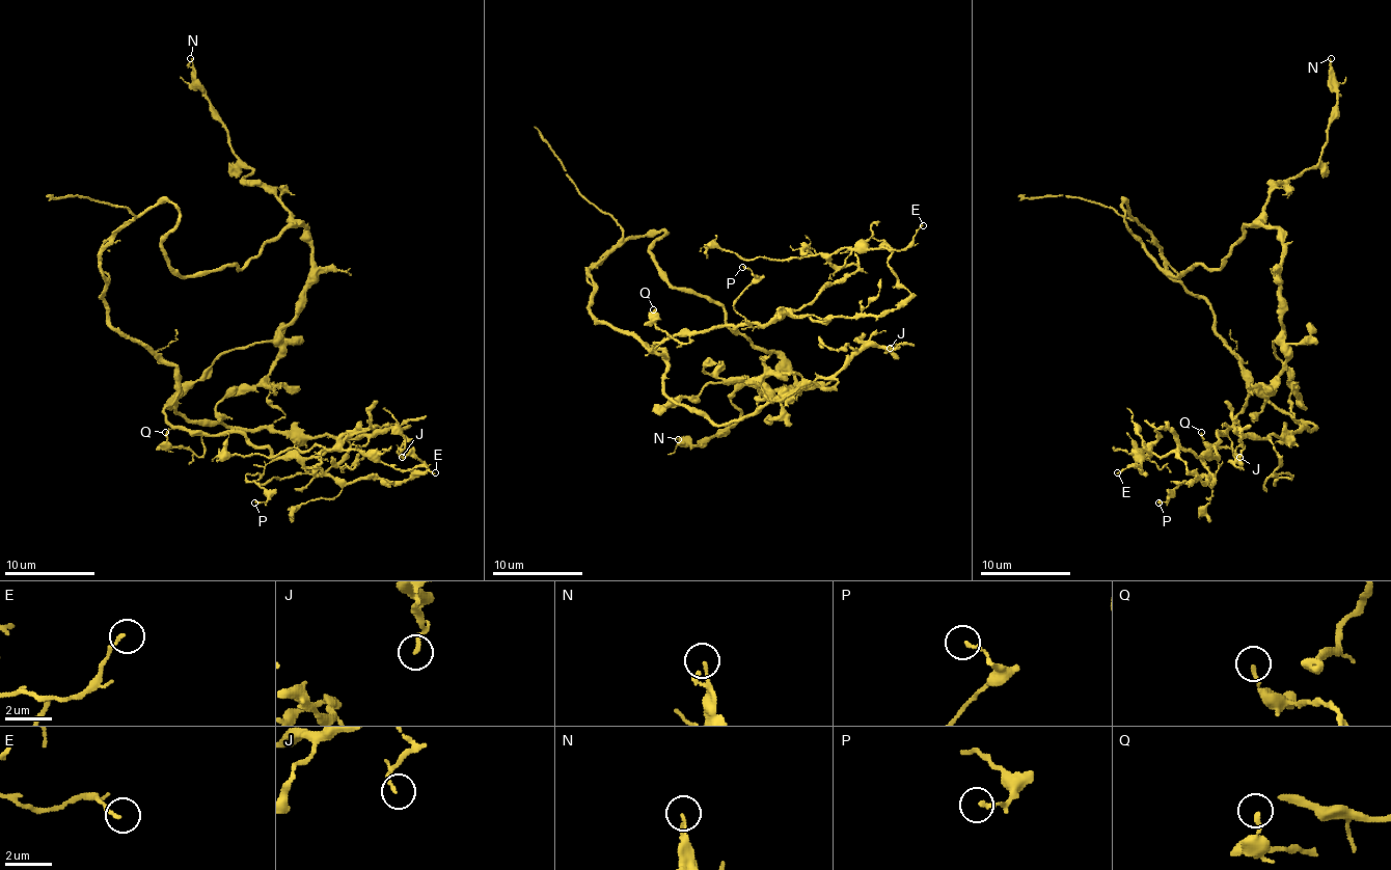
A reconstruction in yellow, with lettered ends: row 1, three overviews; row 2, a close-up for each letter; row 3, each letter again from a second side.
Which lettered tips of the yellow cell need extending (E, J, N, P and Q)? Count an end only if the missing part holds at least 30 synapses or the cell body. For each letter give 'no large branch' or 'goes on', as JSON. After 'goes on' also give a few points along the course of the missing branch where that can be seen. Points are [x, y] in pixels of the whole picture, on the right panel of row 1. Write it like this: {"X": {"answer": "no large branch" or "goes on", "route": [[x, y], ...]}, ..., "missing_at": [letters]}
{"E": {"answer": "no large branch"}, "J": {"answer": "no large branch"}, "N": {"answer": "no large branch"}, "P": {"answer": "no large branch"}, "Q": {"answer": "no large branch"}, "missing_at": []}

